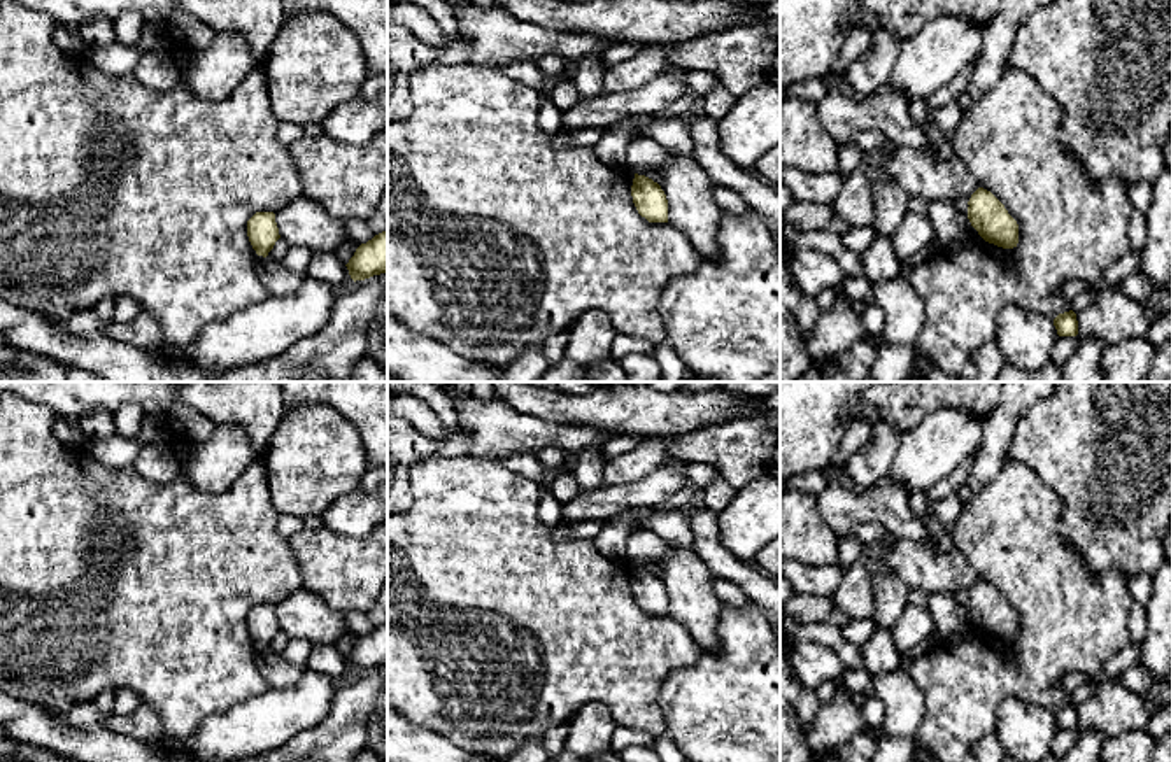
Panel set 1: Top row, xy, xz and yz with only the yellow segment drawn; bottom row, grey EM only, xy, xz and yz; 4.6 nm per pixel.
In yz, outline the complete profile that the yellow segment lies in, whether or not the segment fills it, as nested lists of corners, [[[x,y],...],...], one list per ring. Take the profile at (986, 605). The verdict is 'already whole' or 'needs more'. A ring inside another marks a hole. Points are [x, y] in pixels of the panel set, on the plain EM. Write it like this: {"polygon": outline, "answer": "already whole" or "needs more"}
{"polygon": [[[978,580],[968,597],[968,611],[985,634],[1003,641],[1017,639],[1018,617],[990,583]]], "answer": "already whole"}

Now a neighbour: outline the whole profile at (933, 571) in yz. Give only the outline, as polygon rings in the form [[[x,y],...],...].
[[[891,538],[878,547],[882,568],[924,594],[969,594],[978,575],[959,550],[934,550],[924,541]]]

